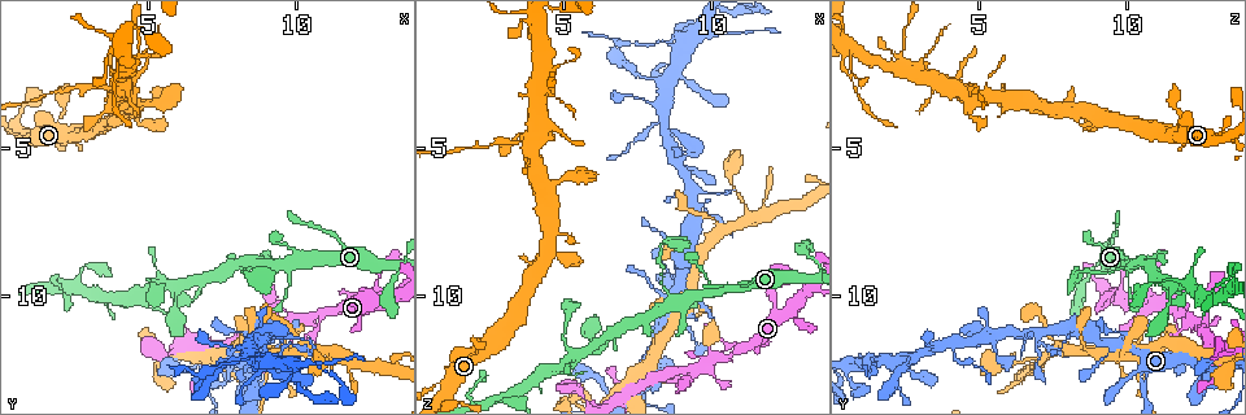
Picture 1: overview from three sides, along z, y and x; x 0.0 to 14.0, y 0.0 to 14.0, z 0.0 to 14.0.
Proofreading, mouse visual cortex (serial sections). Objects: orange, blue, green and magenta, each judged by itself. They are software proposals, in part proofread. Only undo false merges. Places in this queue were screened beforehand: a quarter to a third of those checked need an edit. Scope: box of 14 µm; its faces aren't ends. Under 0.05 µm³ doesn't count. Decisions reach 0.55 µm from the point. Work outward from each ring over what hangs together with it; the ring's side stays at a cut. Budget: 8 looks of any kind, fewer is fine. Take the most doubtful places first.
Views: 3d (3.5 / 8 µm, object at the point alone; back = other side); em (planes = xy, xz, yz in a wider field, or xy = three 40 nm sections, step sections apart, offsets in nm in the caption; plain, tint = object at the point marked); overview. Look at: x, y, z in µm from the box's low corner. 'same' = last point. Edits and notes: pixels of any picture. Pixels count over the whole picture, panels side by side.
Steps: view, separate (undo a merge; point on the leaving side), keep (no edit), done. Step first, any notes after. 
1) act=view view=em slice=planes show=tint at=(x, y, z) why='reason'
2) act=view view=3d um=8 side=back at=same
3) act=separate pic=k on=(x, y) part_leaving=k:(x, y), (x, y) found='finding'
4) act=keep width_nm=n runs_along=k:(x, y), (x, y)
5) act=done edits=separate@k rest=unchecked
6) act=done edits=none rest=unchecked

act=view view=3d um=3.5 side=back at=(8.3, 11.5, 4.2) why='a narrow waist'

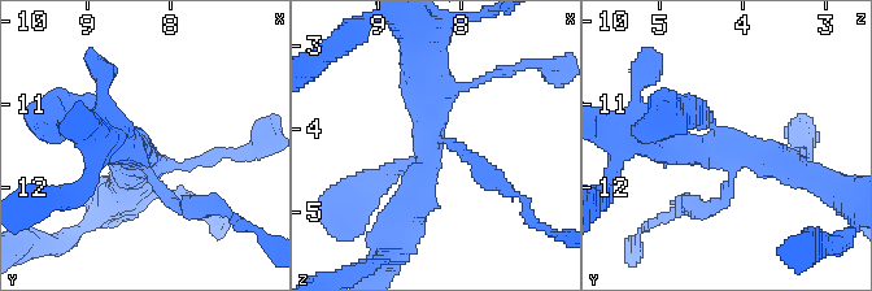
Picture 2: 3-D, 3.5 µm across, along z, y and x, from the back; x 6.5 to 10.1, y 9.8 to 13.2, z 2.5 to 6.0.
act=view view=em slice=xy step=5 show=tint at=(8.40, 11.55, 4.25)

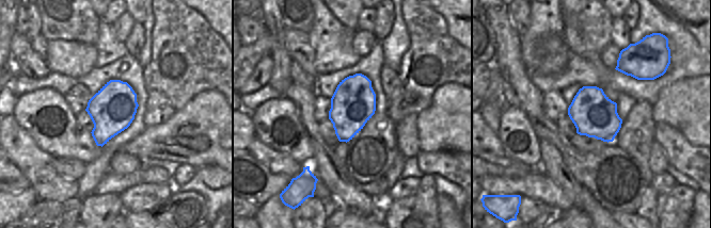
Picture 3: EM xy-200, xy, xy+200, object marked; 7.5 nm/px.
act=keep runs_along=2:(648, 137), (745, 148), (801, 173) found='one cell here'

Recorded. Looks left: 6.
act=view view=3d um=8 at=(8.7, 12.2, 1.5) why='three-way junction'

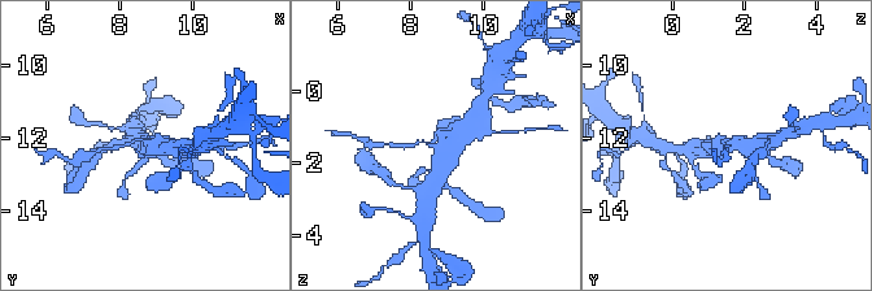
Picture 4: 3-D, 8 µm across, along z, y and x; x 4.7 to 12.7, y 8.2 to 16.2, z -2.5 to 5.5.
act=view view=3d um=3.5 at=(8.7, 12.1, 1.6)

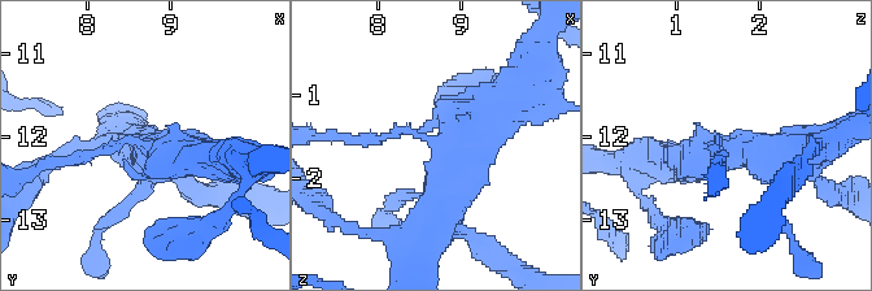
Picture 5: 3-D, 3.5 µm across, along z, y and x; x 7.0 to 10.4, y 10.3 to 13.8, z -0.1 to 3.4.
act=keep runs_along=5:(440, 209), (461, 156), (409, 130), (361, 140) found='one cell here'

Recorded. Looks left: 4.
act=view view=3d um=3.5 side=back at=(5.5, 9.6, 12.0) why='abrupt turn'

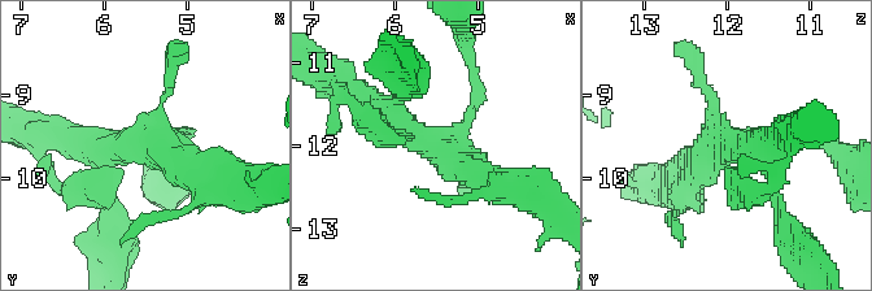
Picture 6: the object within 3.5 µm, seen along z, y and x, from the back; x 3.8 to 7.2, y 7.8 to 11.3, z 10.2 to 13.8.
act=view view=em slice=xy step=3 show=tint at=(5.40, 9.60, 12.00)

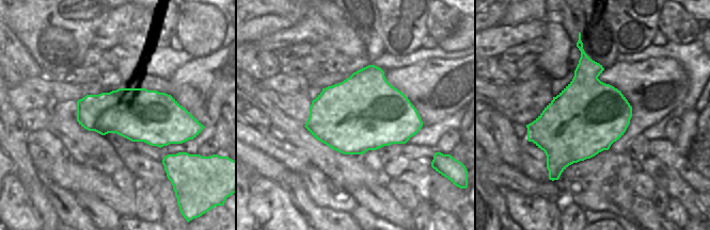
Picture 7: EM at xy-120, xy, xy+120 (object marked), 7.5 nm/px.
act=view view=em slice=xy step=5 show=tint at=same why='another direction'

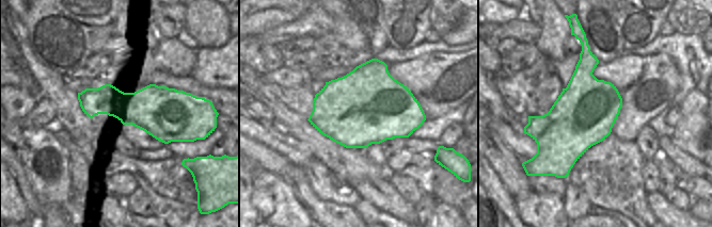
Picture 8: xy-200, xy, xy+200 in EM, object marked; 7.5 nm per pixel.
act=keep runs_along=6:(369, 100), (471, 173), (508, 187) found='continuous, no second cell'

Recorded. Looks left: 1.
act=done edits=none rest=unchecked

